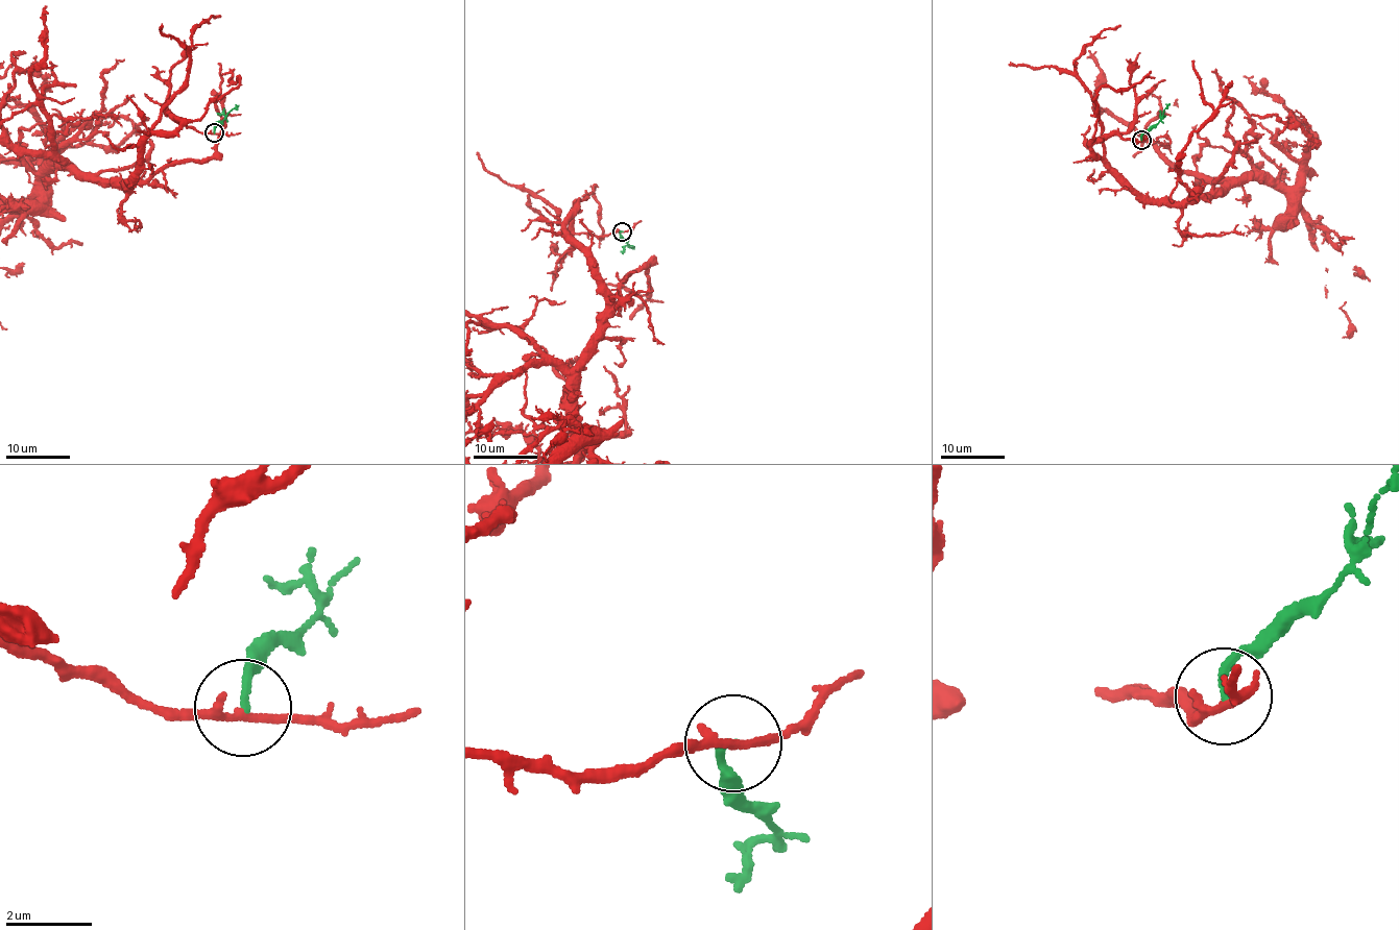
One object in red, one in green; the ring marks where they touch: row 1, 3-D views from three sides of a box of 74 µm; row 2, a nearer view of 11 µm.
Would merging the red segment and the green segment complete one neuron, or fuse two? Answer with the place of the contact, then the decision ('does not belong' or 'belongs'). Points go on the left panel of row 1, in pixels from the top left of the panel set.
(214, 132) | does not belong

